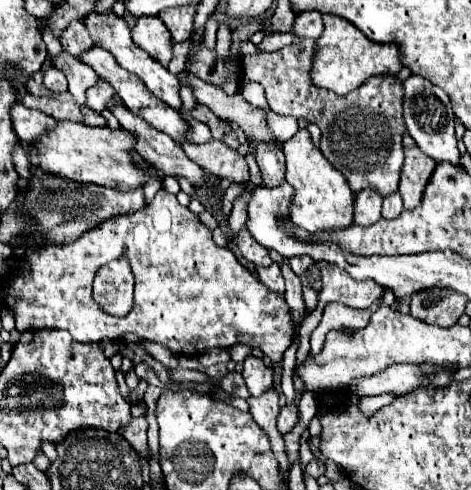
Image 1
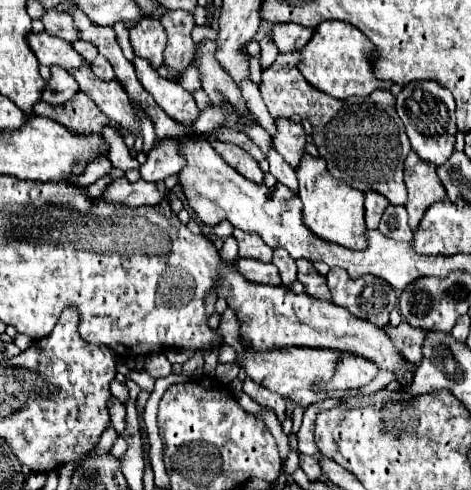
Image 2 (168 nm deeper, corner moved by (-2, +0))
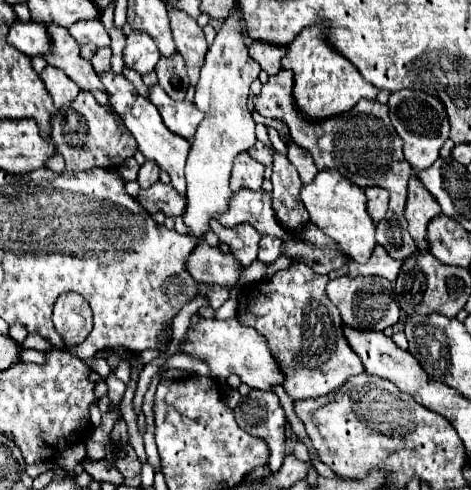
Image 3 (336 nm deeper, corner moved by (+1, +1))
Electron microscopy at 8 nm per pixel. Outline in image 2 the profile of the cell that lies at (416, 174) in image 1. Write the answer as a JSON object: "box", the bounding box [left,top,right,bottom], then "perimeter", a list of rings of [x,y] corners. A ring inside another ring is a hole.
{"box":[405,150,445,230],"perimeter":[[[411,150],[405,158],[405,186],[409,192],[409,200],[405,204],[409,212],[409,226],[415,230],[427,206],[445,198],[445,190],[439,182],[437,166],[417,158],[415,150]]]}

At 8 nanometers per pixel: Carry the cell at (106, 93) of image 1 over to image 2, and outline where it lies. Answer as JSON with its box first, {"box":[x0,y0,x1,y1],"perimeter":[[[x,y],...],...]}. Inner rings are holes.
{"box":[91,56,115,82],"perimeter":[[[97,56],[97,58],[93,60],[91,70],[93,70],[93,74],[95,74],[99,80],[105,80],[105,82],[115,80],[115,72],[113,72],[111,64],[109,64],[109,62],[107,62],[103,56]]]}

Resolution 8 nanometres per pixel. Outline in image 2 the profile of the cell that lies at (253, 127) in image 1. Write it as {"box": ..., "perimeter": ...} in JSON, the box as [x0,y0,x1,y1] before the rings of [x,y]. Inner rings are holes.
{"box":[275,116,305,168],"perimeter":[[[283,116],[275,118],[275,128],[275,150],[285,158],[285,162],[289,162],[295,168],[299,164],[299,154],[303,154],[305,148],[305,130],[301,124]]]}

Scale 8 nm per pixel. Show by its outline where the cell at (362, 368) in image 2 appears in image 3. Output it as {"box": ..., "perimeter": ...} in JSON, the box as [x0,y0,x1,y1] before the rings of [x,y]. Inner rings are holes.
{"box":[238,267,364,399],"perimeter":[[[288,267],[278,271],[274,277],[267,281],[260,281],[254,285],[248,285],[246,289],[238,291],[238,321],[246,327],[256,329],[260,335],[266,337],[268,347],[272,355],[276,357],[276,363],[280,365],[280,371],[284,373],[282,387],[292,399],[310,399],[310,397],[322,397],[326,393],[332,393],[334,389],[340,389],[344,381],[352,375],[360,375],[364,371],[360,357],[350,349],[344,331],[342,331],[342,319],[336,309],[336,305],[326,297],[326,283],[328,275],[314,273],[310,279],[306,279],[306,271],[302,267]]]}

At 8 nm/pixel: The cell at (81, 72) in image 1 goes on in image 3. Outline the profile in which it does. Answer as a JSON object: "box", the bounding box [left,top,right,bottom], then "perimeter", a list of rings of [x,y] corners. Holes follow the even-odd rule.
{"box":[8,21,48,57],"perimeter":[[[14,21],[8,33],[8,43],[28,57],[44,55],[48,51],[48,33],[44,33],[42,23]]]}

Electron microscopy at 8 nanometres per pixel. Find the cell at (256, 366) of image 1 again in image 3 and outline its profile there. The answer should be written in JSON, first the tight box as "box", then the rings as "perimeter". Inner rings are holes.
{"box":[234,391,286,473],"perimeter":[[[250,391],[234,409],[236,423],[250,435],[260,437],[268,443],[270,457],[268,467],[276,473],[282,467],[286,457],[284,441],[286,441],[286,415],[280,407],[280,401],[270,391]]]}

